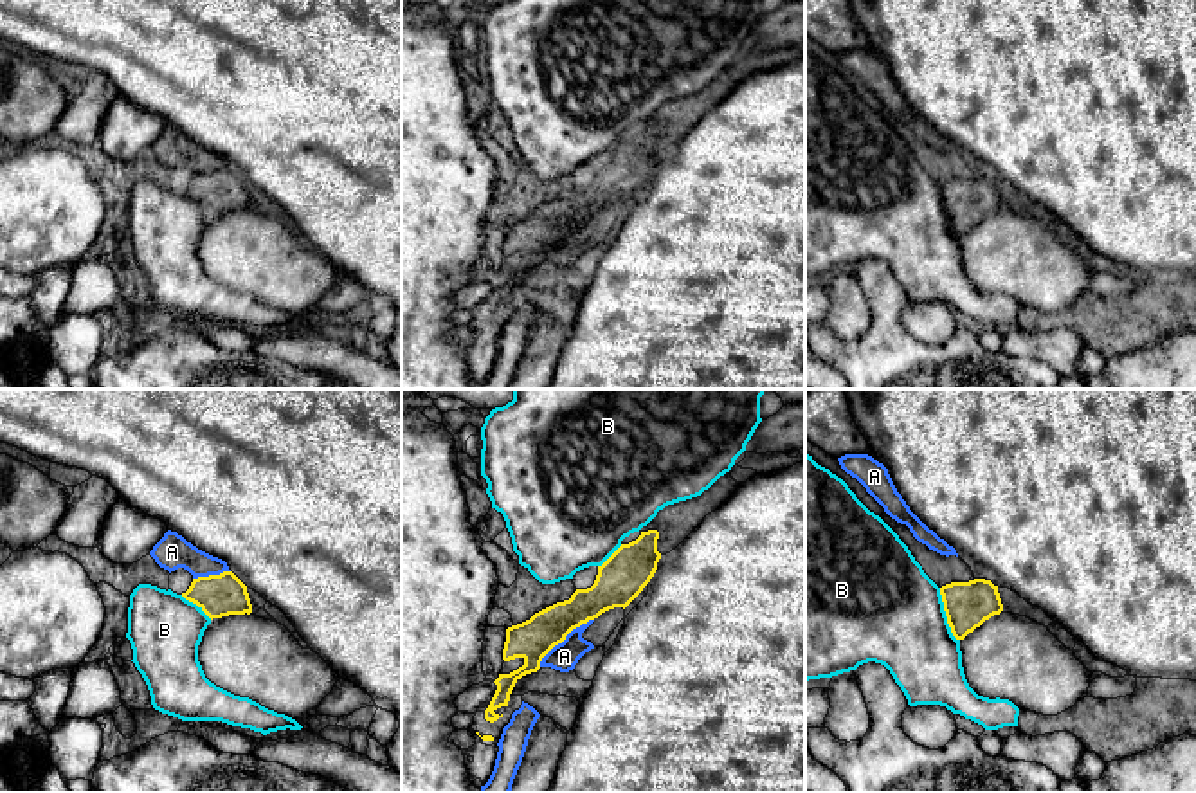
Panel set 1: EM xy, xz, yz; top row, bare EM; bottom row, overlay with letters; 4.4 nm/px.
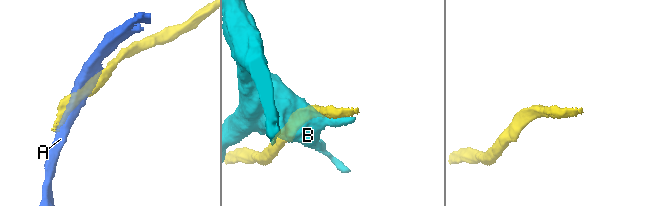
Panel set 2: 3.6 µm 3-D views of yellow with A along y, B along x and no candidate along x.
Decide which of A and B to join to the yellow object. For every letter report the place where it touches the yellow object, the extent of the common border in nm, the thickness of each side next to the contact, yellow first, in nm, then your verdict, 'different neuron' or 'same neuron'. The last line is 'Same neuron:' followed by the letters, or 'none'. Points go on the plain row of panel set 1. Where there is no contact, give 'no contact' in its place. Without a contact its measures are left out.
A: xz (564, 235) | 320 nm | 180/120 nm | different neuron
B: yz (946, 211) | 260 nm | 200/460 nm | different neuron
Same neuron: none

